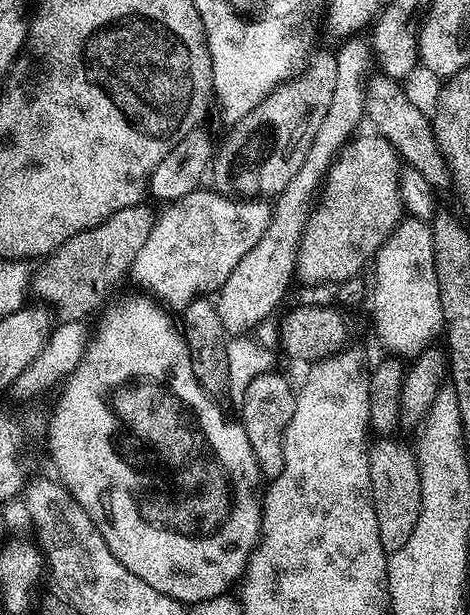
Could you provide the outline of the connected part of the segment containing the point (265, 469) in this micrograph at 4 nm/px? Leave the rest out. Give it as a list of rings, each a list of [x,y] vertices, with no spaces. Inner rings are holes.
[[[275,370],[258,374],[254,379],[243,385],[244,401],[240,404],[239,423],[246,430],[246,438],[250,438],[250,450],[260,467],[261,477],[269,481],[282,474],[284,465],[284,428],[290,422],[296,405],[294,385],[287,375],[280,376]]]

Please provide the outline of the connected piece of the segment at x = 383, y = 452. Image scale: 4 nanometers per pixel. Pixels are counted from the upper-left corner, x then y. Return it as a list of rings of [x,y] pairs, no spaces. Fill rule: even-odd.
[[[376,438],[371,441],[368,450],[370,466],[370,494],[374,506],[374,518],[378,518],[378,538],[384,551],[391,554],[402,550],[414,534],[418,514],[422,510],[422,489],[420,471],[416,465],[416,453],[396,438]]]

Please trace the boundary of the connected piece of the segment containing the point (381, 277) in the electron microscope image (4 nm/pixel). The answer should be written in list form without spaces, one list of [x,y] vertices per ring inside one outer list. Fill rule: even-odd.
[[[405,218],[390,234],[388,241],[376,251],[374,269],[376,268],[376,285],[370,288],[372,316],[376,319],[376,332],[384,344],[389,344],[396,354],[411,352],[416,354],[430,344],[431,338],[442,324],[440,314],[440,295],[438,294],[438,274],[434,270],[434,250],[432,249],[432,232],[425,221]]]

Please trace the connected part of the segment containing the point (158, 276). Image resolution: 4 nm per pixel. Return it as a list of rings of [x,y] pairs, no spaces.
[[[197,190],[186,194],[186,198],[171,201],[165,207],[168,209],[157,215],[150,238],[146,238],[142,250],[138,250],[138,258],[134,258],[132,263],[130,276],[136,279],[137,286],[157,296],[161,305],[169,304],[177,310],[183,310],[199,294],[219,293],[234,266],[238,266],[238,262],[242,262],[242,258],[254,250],[254,242],[258,242],[258,238],[266,234],[266,226],[270,226],[272,204],[267,199],[233,198],[216,190],[204,191]]]

